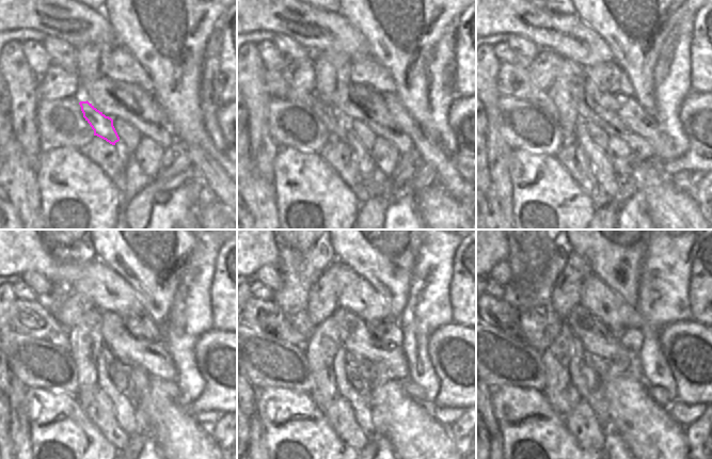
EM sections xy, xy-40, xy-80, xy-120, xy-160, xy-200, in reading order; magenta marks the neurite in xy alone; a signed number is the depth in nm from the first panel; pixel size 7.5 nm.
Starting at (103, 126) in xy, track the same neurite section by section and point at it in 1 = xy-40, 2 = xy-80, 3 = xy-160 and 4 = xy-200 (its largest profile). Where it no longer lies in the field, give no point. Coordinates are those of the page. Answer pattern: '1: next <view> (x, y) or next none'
1: next xy-40 (336, 124)
2: next xy-80 (513, 79)
3: next xy-160 (264, 315)
4: next xy-200 (497, 313)

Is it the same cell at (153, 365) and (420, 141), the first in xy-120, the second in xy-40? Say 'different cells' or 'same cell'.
same cell

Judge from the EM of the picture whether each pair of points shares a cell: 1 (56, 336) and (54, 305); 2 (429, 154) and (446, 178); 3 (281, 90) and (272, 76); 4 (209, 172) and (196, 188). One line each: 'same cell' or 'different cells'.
1: different cells
2: same cell
3: same cell
4: different cells

